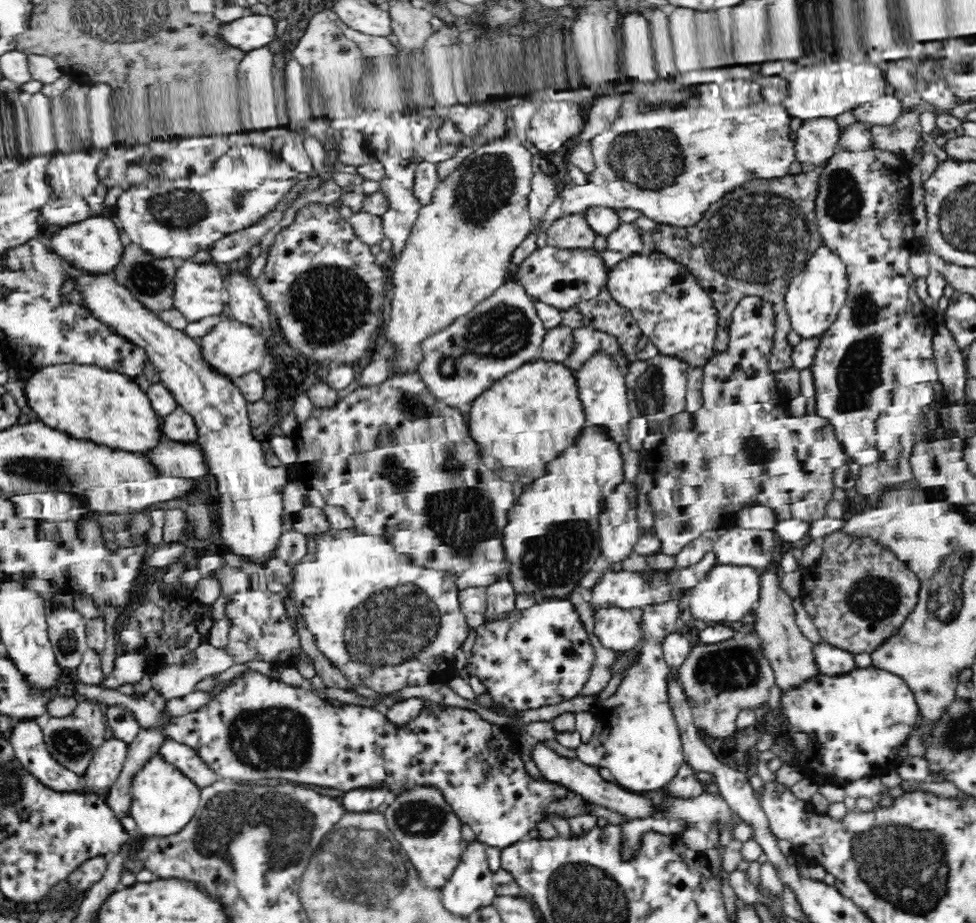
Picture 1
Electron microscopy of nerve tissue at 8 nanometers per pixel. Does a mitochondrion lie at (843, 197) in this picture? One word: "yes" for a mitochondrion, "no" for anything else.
yes

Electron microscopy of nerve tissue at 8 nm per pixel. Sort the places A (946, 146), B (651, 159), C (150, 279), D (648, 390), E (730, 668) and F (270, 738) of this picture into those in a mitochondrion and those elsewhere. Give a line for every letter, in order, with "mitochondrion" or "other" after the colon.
A: other
B: mitochondrion
C: mitochondrion
D: mitochondrion
E: mitochondrion
F: mitochondrion

